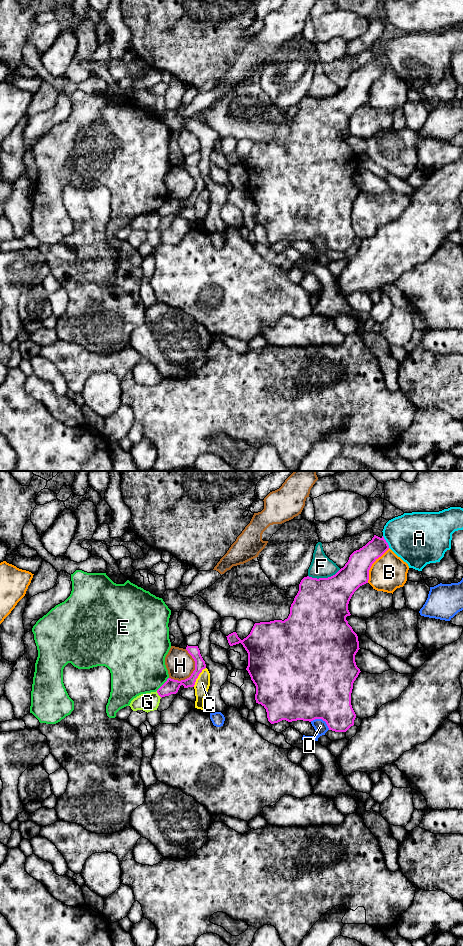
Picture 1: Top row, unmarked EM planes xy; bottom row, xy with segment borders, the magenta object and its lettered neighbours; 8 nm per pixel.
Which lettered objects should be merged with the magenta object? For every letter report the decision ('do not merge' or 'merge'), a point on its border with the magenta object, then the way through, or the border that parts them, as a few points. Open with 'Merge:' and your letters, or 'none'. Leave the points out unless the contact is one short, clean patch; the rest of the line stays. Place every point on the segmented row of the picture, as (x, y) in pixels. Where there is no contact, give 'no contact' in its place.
Merge: none
A: do not merge | xy (386, 542)
B: do not merge | xy (371, 565)
C: do not merge | xy (197, 677)
D: do not merge | xy (321, 718)
E: do not merge | xy (163, 684)
F: do not merge | xy (324, 578)
G: do not merge | xy (158, 694) | along xy (156, 691), (161, 697)
H: do not merge | xy (192, 673)

